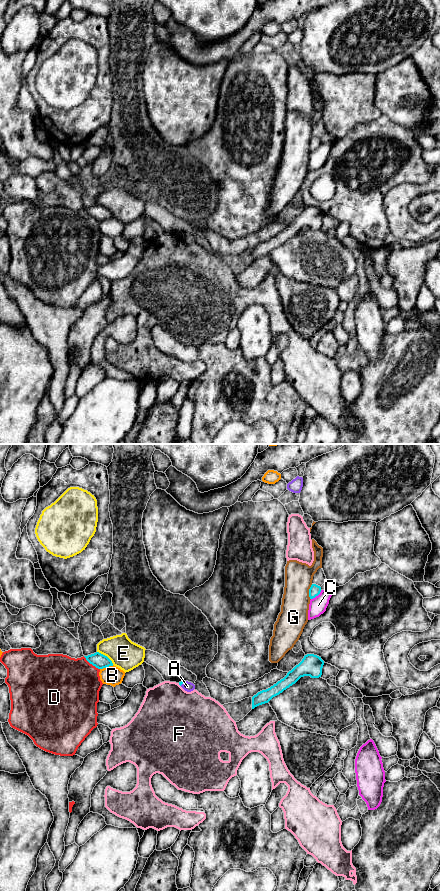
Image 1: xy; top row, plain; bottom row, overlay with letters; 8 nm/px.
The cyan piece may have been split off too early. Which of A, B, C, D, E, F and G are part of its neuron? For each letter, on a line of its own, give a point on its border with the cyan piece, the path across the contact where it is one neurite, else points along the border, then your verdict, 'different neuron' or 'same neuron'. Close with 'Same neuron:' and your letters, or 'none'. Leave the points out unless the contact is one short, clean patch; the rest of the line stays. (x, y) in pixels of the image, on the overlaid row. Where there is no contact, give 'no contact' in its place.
A: contact xy (182, 683); border xy (184, 681), (180, 685); different neuron
B: contact xy (106, 666); different neuron
C: contact xy (316, 595); different neuron
D: contact xy (91, 663); different neuron
E: contact xy (106, 656); different neuron
F: contact xy (179, 684); different neuron
G: contact xy (309, 592); different neuron
Same neuron: none

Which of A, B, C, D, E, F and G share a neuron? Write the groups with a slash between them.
A / B / C / D / E / F / G

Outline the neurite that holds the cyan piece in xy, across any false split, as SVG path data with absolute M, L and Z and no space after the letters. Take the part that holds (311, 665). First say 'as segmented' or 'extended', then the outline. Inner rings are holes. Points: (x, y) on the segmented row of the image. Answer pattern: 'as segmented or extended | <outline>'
as segmented | M314 654L305 655L302 661L289 671L283 679L270 688L258 692L252 697L252 709L259 705L268 703L273 697L279 695L284 690L295 684L301 677L321 677L323 665L324 661L321 657Z

